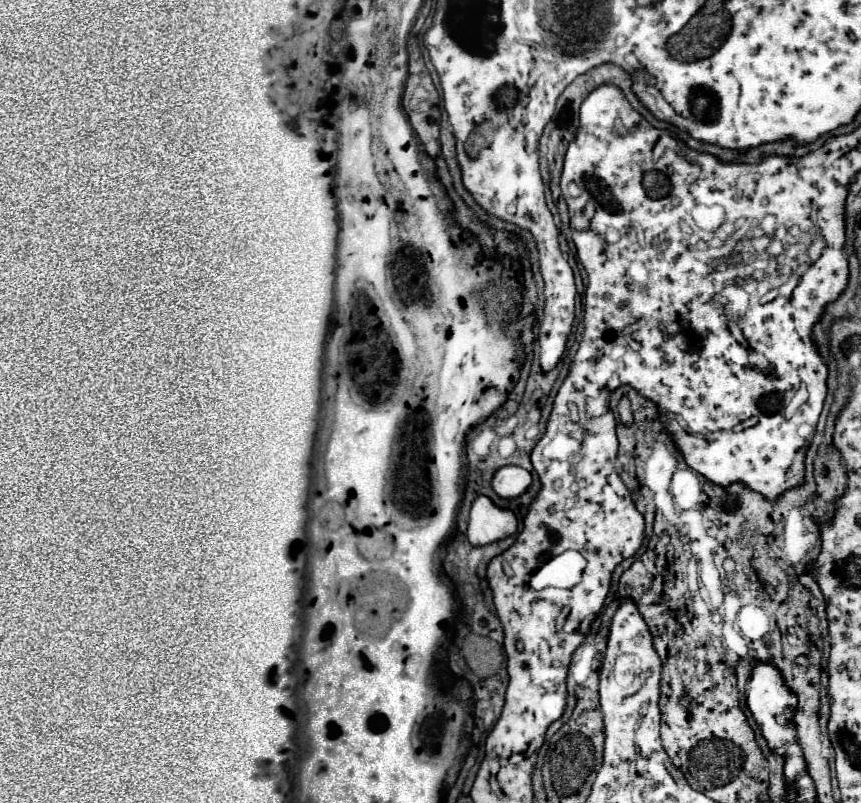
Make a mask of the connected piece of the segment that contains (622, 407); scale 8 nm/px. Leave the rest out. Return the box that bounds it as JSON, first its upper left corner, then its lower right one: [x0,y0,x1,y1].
[617,397,633,425]

